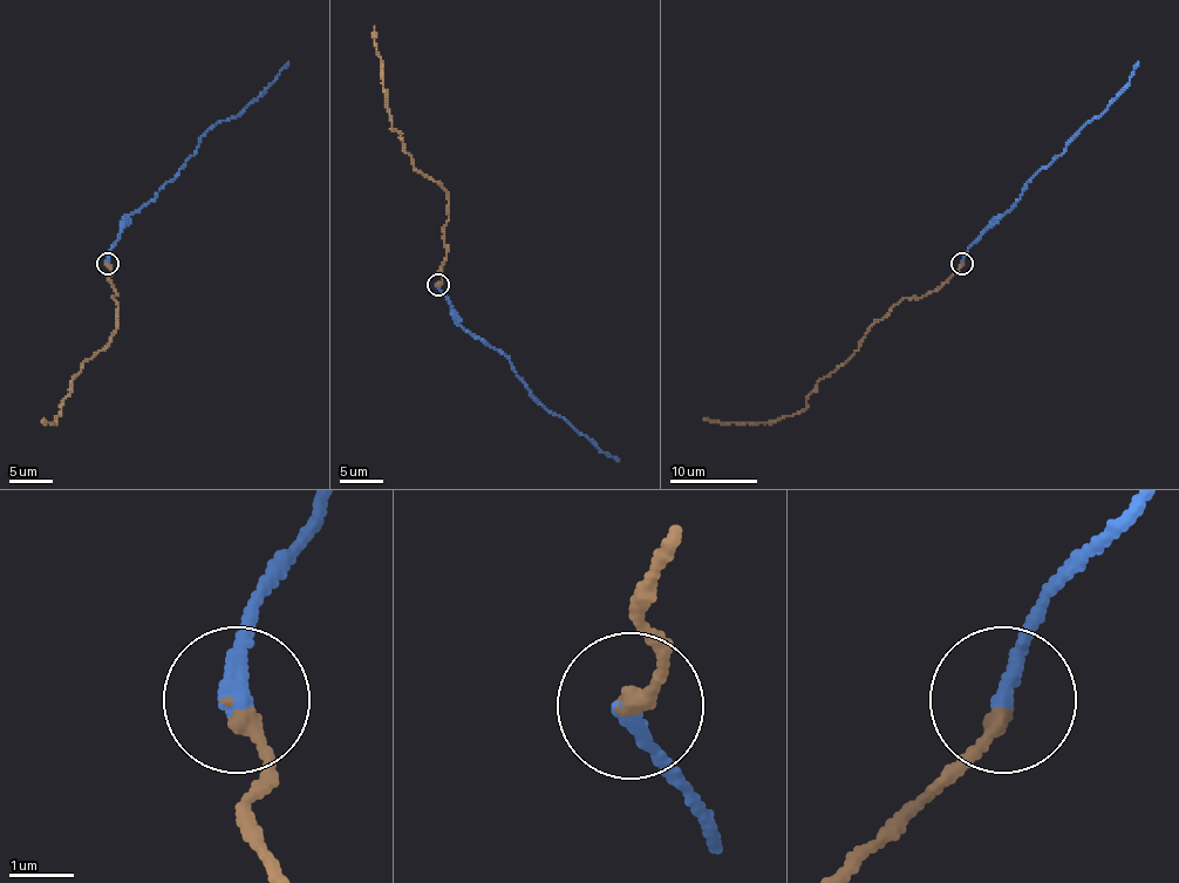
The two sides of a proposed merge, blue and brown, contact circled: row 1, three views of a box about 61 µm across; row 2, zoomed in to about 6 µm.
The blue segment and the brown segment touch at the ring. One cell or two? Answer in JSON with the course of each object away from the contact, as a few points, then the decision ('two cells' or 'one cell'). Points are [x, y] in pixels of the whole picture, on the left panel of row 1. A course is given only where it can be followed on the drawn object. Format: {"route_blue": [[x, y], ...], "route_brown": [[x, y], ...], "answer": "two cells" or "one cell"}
{"route_blue": [[107, 263], [122, 223], [170, 182], [197, 151], [198, 140], [218, 122], [236, 119], [288, 61]], "route_brown": [[107, 263], [117, 326], [109, 341], [83, 364], [52, 422], [43, 418]], "answer": "one cell"}

